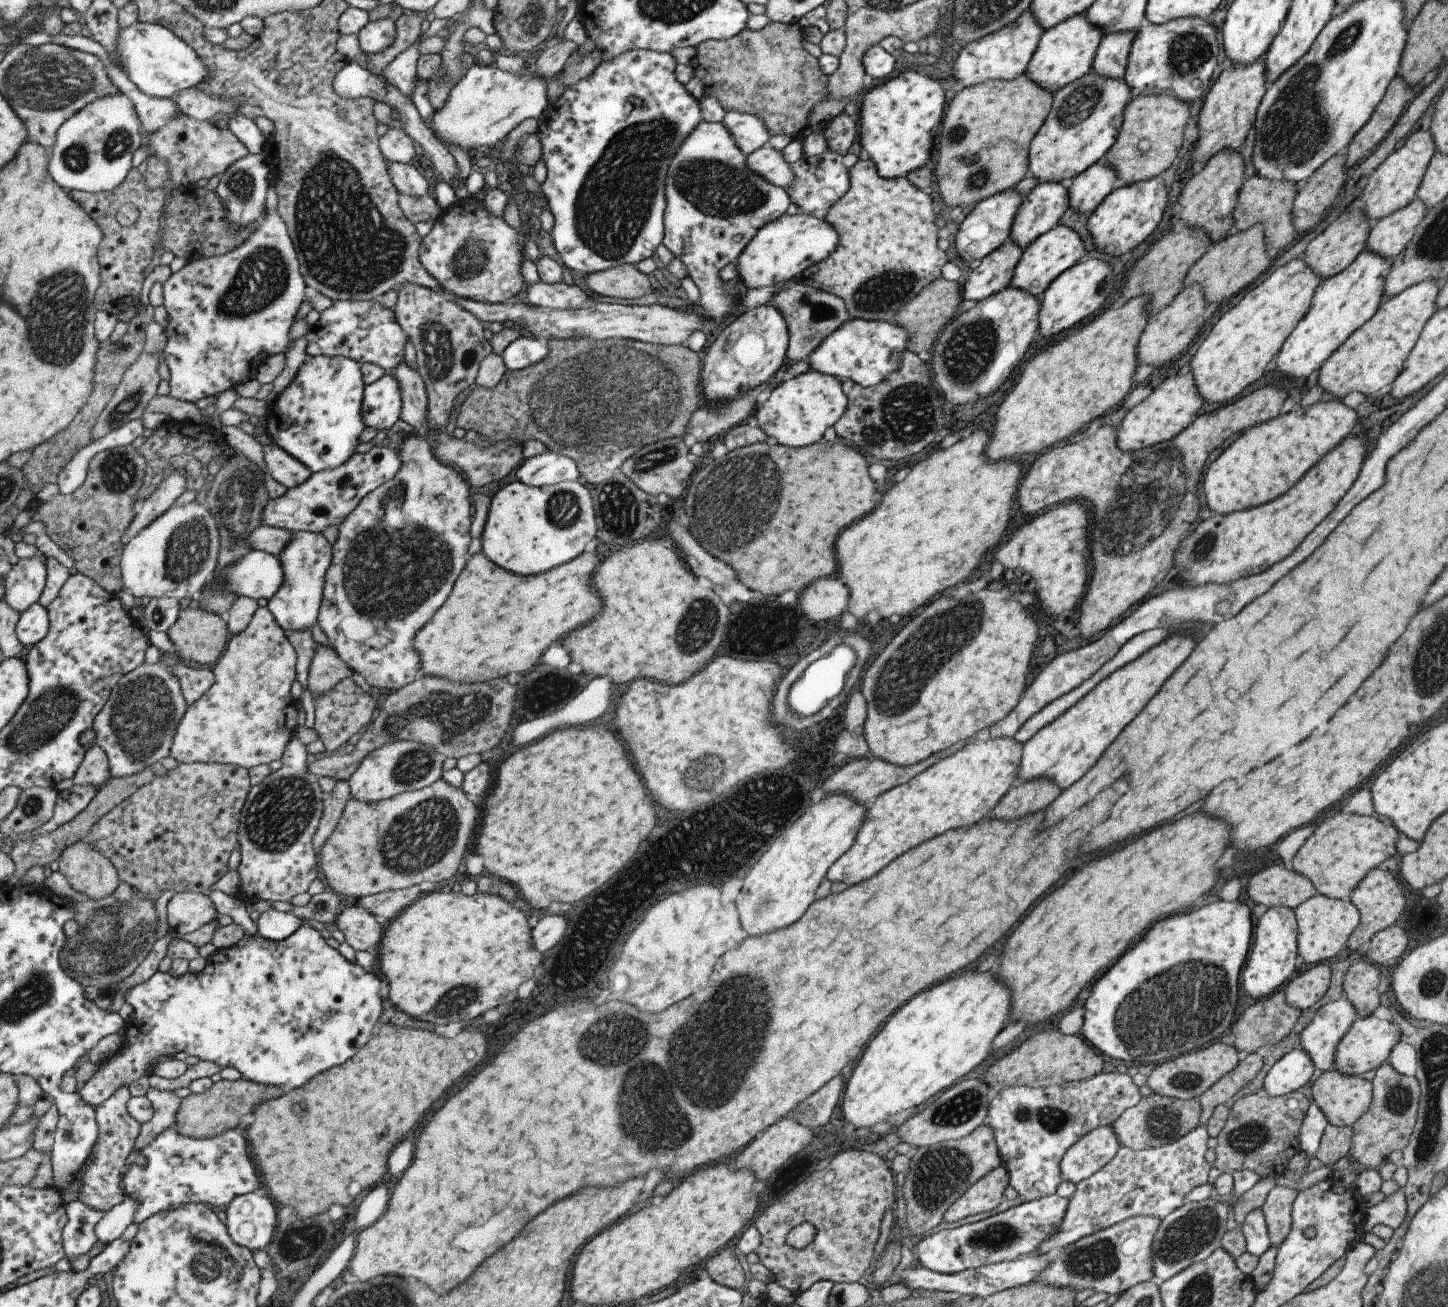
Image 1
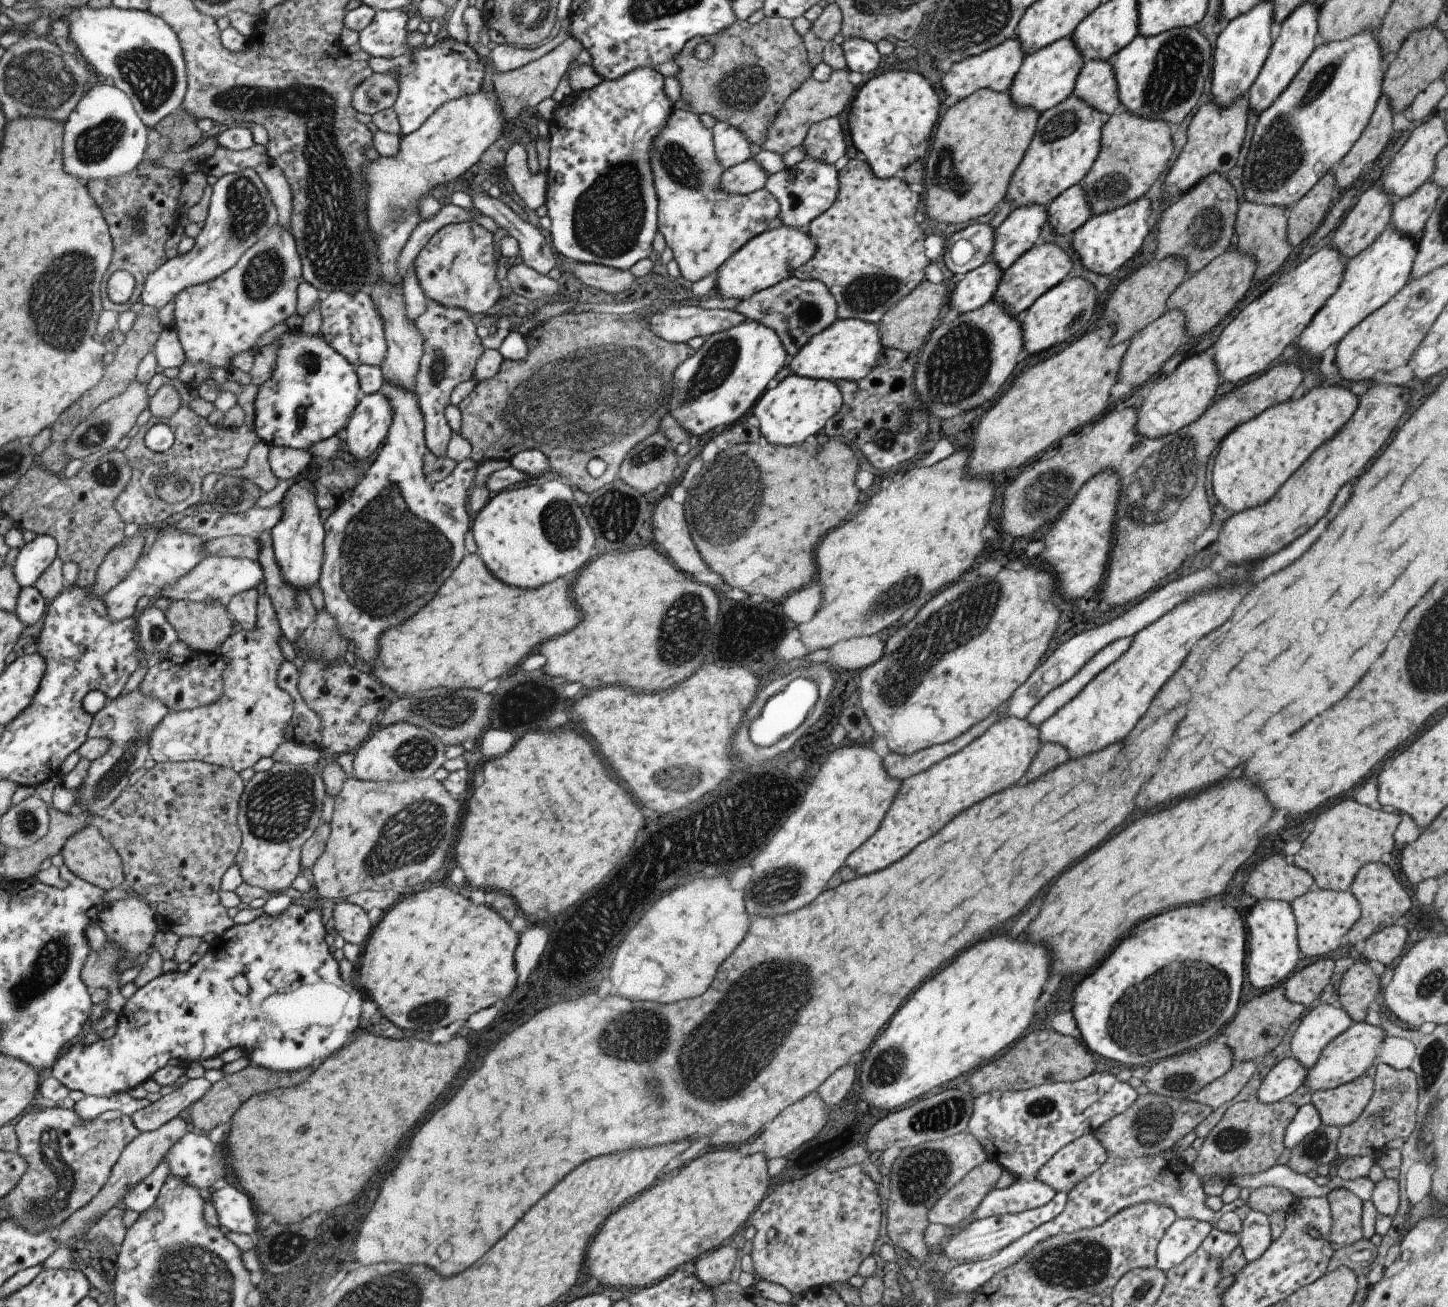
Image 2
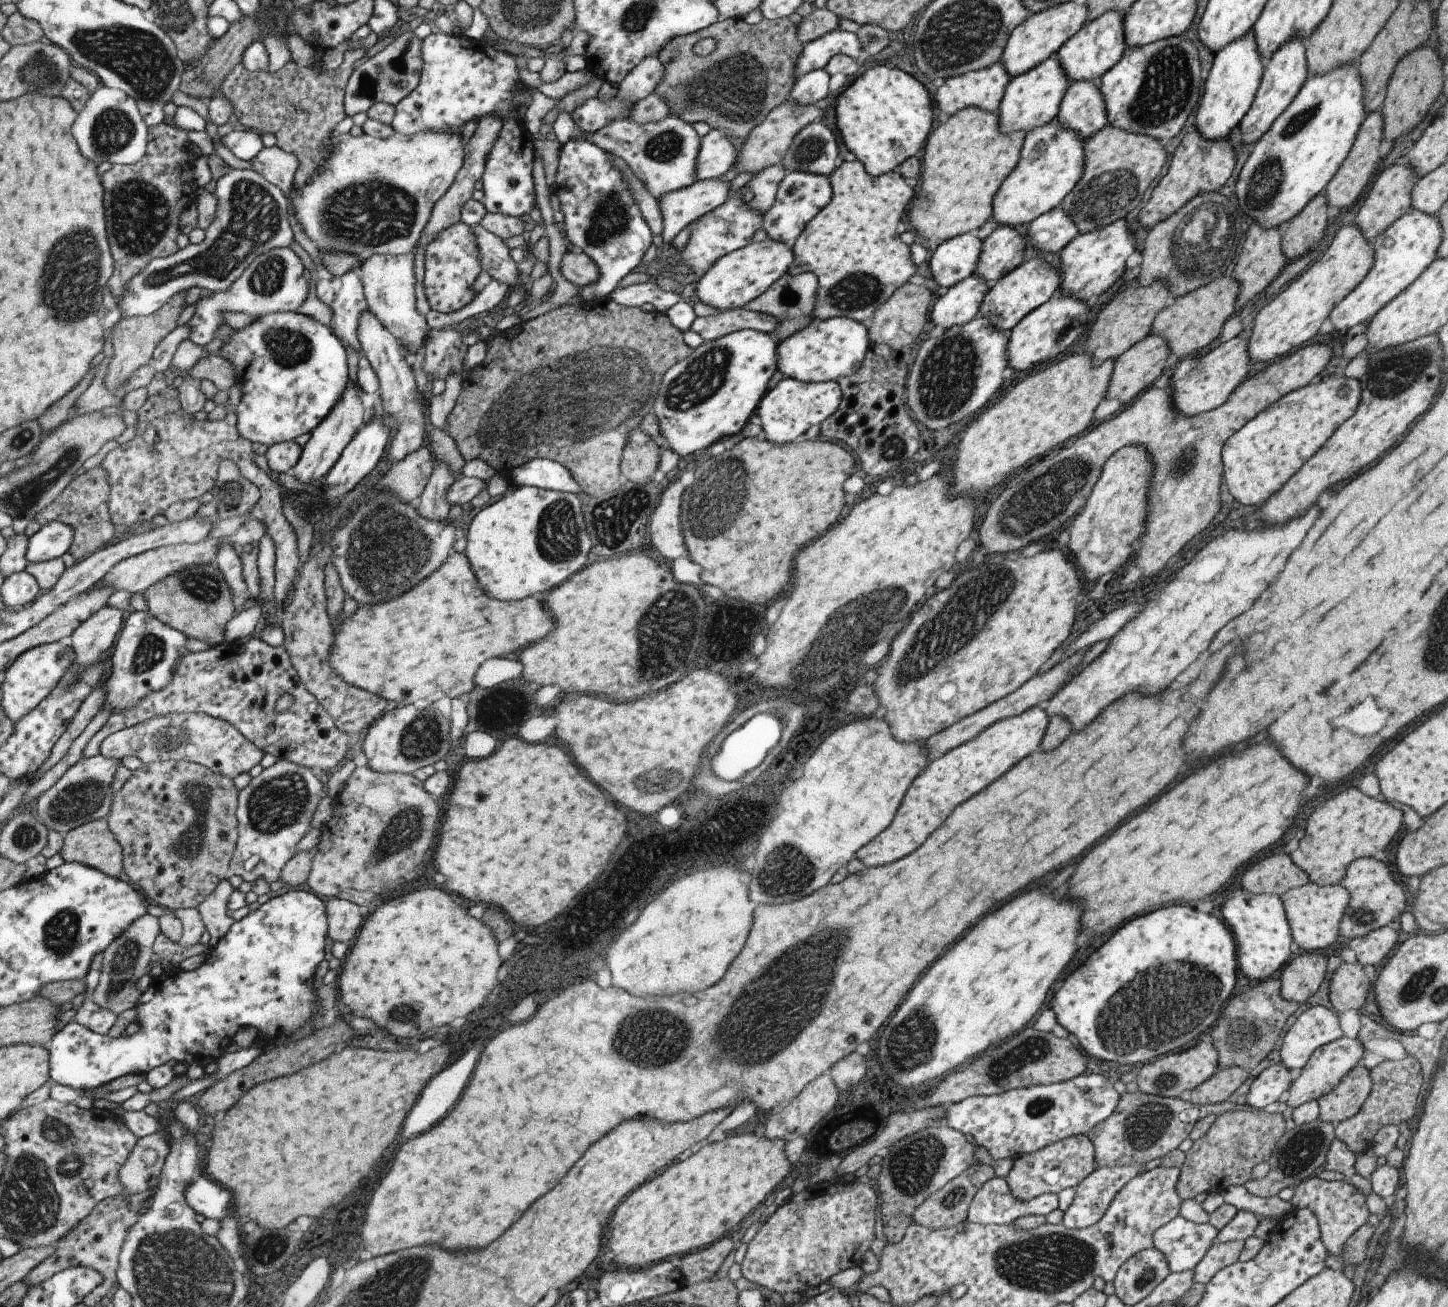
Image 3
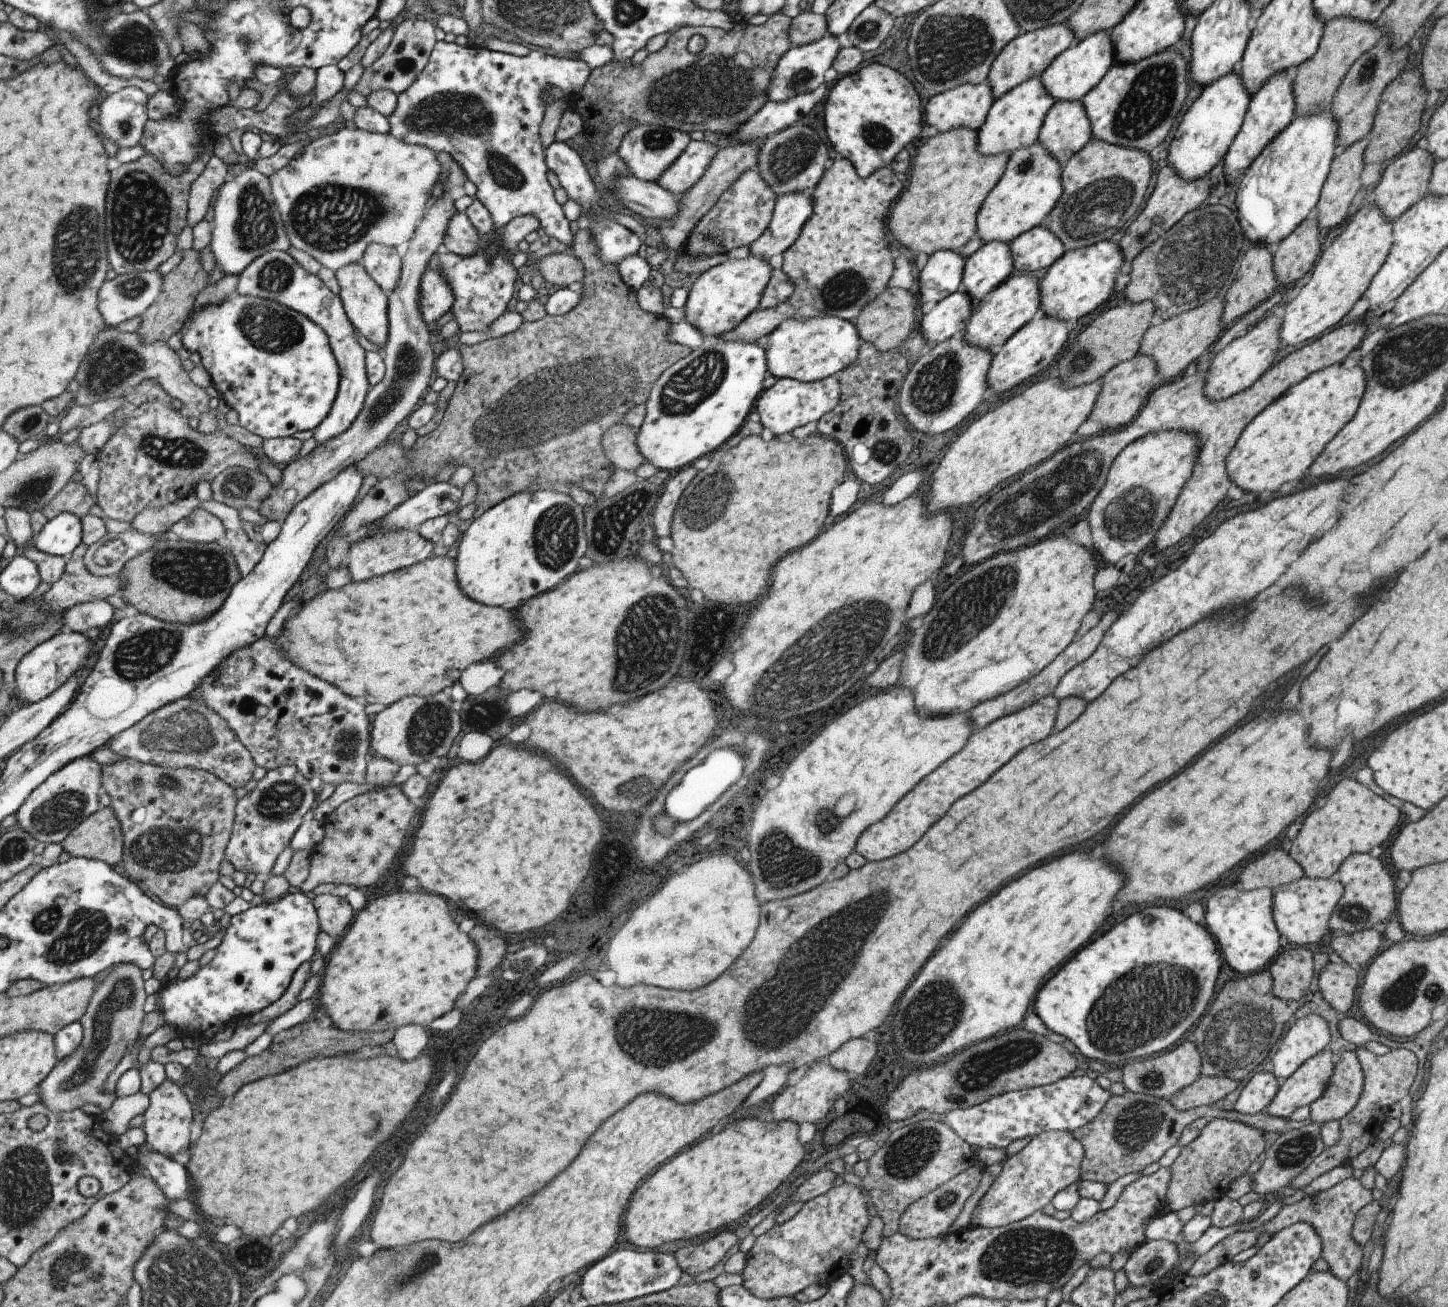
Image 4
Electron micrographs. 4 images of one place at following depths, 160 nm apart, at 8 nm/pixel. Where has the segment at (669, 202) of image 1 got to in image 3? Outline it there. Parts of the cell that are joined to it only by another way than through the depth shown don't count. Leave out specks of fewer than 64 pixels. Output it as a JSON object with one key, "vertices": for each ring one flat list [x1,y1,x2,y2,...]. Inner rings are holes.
{"vertices":[[561,112,552,125,556,141,560,145,580,137,594,146,597,145,601,150,622,158,655,200,666,192,676,191,695,182,700,137,689,123,681,121,678,116,668,114,658,121,643,124,623,119,606,124,594,133,588,133,582,131,568,114],[738,191,727,202,697,218,699,221,692,226,689,239,680,254,686,267,689,267,691,272,703,274,718,258,749,244,753,232,760,228,762,216,741,202,741,192]]}

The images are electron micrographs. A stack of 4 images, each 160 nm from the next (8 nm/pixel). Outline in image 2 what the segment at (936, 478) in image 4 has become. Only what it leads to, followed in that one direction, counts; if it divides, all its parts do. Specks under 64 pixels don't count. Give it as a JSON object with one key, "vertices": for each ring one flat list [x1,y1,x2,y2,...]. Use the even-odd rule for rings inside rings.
{"vertices":[[1101,324,1100,327,1096,328,1089,333,1086,331,1083,336,1079,336,1068,344,1069,346,1065,346,1063,350,1061,350,1058,354,1053,354,1053,356,1049,356,1047,360,1043,360,1043,362,1039,362,1037,366,1031,366,1029,370,1025,370,1025,372,1021,372,1019,376,1017,376,1017,380,1009,386,1009,390,983,414,983,418,977,422,977,426,975,426,975,430,973,430,973,450,969,452,969,460,967,460,967,472,971,474,971,476,989,476,989,474,997,474,997,472,1005,472,1005,470,1011,470,1011,468,1017,468,1019,464,1023,464,1025,460,1027,462,1031,461,1031,458,1037,454,1037,457,1040,454,1043,454,1047,448,1047,446,1054,446,1057,442,1063,441,1065,435,1069,435,1072,433,1077,433,1082,429,1088,427,1091,424,1098,420,1106,411,1108,404,1111,402,1109,398,1109,388,1111,388,1117,381,1117,374,1119,372,1121,360,1125,354,1125,350,1127,350,1127,346,1129,346,1130,340,1125,340,1125,342,1121,342,1120,344,1111,344,1111,336,1113,336,1113,332,1115,332,1115,324]]}

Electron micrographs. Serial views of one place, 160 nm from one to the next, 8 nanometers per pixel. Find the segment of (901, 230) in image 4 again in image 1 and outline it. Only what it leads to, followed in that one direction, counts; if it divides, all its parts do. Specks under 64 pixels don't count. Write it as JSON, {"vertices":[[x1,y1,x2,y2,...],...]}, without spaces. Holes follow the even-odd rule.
{"vertices":[[1022,73,1014,80,992,79,965,87,953,96,953,100,947,104,935,143,937,162,931,165,934,170,934,196,941,202,945,212,953,206,969,206,1014,188,1028,175,1029,146,1051,109,1053,95]]}

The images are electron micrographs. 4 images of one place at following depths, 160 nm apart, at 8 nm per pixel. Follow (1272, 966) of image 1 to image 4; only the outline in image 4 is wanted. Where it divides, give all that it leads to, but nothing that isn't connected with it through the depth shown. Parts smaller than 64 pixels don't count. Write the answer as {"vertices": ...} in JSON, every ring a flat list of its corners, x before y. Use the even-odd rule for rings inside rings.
{"vertices":[[1231,885,1221,892,1213,892,1207,900,1203,920,1223,960,1239,974,1251,974,1267,968,1281,952,1279,933,1272,919,1272,889,1258,888,1250,891]]}

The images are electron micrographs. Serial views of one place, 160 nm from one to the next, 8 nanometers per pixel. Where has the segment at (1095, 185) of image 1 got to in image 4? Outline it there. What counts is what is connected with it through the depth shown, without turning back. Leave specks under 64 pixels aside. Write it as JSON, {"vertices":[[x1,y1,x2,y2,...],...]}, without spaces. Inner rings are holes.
{"vertices":[[1035,226,1009,243,1013,269,1024,273,1048,268,1063,254,1063,242,1045,226]]}

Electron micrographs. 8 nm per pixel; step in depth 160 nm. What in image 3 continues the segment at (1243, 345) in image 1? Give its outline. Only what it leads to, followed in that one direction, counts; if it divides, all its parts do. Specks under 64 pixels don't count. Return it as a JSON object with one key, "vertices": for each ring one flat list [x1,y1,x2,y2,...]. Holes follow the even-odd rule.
{"vertices":[[1357,225,1339,228,1321,258,1289,282,1288,288,1279,292,1255,315,1253,326,1245,332,1252,362,1275,360,1311,340,1335,305,1365,278,1373,261,1372,240,1366,239]]}

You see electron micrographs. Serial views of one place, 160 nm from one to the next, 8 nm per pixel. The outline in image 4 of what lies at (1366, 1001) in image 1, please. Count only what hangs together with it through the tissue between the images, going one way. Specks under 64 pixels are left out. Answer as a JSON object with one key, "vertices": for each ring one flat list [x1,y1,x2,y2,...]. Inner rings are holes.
{"vertices":[[1328,962,1319,973,1318,991,1323,1000,1342,1015,1353,1004,1357,988,1357,972,1344,962]]}

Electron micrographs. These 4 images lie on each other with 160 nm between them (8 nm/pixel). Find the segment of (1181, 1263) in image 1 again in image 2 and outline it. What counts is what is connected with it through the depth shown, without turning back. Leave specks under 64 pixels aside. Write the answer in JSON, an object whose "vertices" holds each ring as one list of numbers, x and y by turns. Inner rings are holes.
{"vertices":[[1175,1218,1157,1242,1155,1267,1166,1275,1201,1246,1211,1227,1197,1218]]}

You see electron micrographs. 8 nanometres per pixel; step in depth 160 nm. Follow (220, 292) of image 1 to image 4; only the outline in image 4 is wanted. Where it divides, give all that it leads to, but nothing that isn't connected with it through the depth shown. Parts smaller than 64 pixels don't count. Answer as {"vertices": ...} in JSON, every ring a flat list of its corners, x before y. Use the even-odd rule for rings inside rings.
{"vertices":[[272,251,257,258,240,275,237,291,243,296,275,300,300,314,309,316,321,326,328,340,333,340,333,348,337,348,337,360,341,360,341,392,336,394,337,404,333,404,333,412,329,412,329,420,325,420,325,424,321,424,313,432,313,437,316,446,321,448,321,444,331,443,336,436,347,432,363,410,371,386,368,385,367,369,364,365,365,350,357,343,356,330,352,328,344,308,341,308,343,302,337,302,337,296,327,290,327,286,321,282,319,276,301,268,299,262,285,251]]}

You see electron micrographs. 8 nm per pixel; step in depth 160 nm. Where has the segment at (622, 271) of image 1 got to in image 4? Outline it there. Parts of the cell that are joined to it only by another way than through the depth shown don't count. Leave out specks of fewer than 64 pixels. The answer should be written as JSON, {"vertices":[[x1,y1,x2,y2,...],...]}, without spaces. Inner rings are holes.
{"vertices":[[572,253,543,255,535,262,535,270,541,274,543,281,555,286,574,286,585,276,583,264]]}

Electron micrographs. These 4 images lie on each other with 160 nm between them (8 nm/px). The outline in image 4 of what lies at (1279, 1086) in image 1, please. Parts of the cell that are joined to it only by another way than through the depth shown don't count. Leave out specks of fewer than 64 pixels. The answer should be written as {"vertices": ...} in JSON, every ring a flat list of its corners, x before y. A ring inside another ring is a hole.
{"vertices":[[1264,1071,1254,1073,1241,1088,1240,1095,1233,1104,1233,1111,1243,1115,1263,1111,1275,1096,1279,1082,1271,1073]]}

